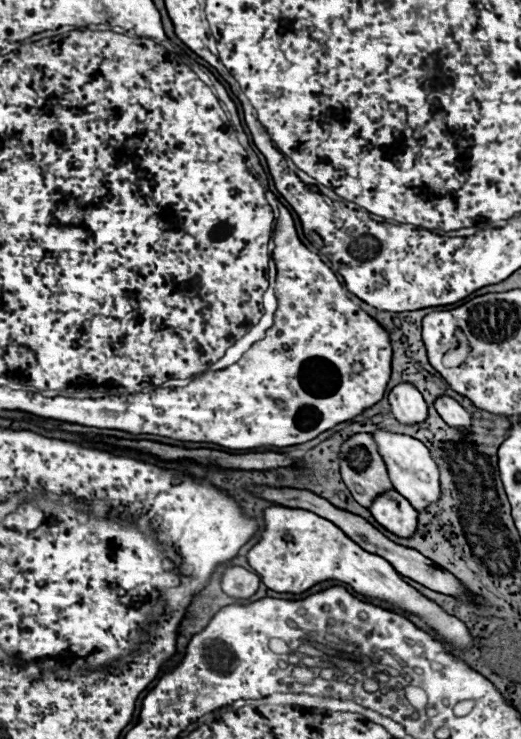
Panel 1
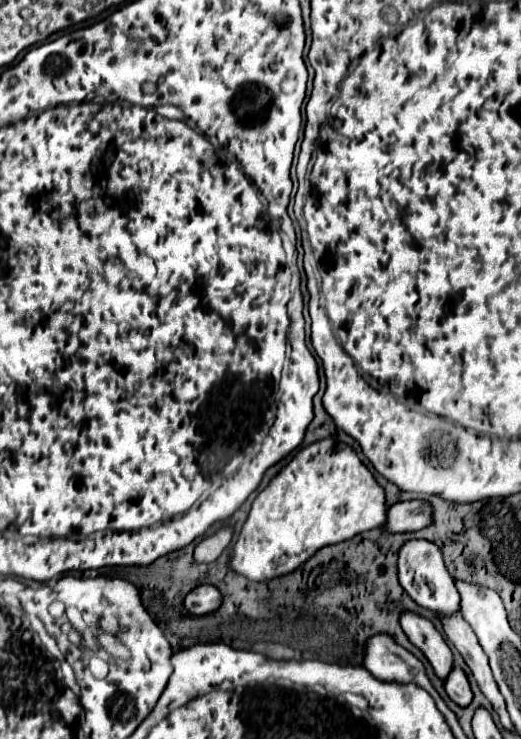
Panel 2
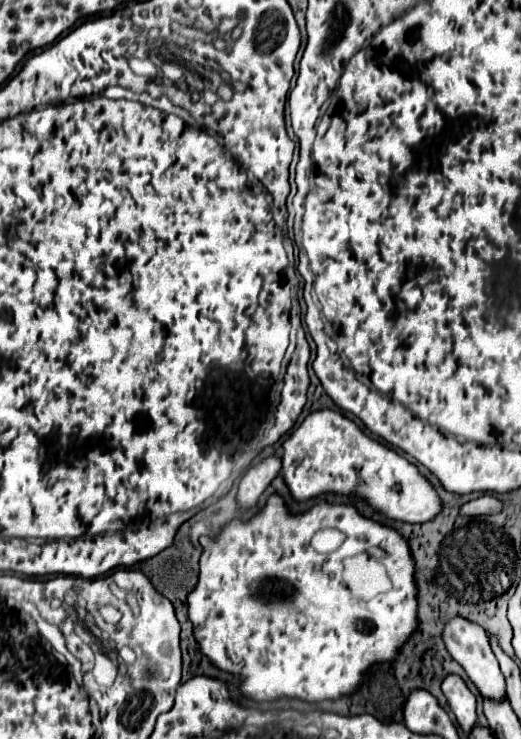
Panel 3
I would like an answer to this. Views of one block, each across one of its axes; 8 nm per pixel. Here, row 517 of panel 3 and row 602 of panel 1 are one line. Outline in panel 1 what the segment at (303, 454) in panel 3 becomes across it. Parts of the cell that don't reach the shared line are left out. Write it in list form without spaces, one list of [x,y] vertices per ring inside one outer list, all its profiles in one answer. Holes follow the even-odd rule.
[[[272,506],[264,510],[264,532],[260,542],[248,552],[248,564],[256,570],[260,580],[274,592],[302,594],[326,580],[340,580],[350,584],[358,594],[384,600],[410,614],[422,618],[436,630],[454,650],[472,648],[472,634],[462,620],[444,612],[436,602],[422,596],[416,588],[406,584],[402,576],[380,556],[362,550],[336,524],[302,508]]]

